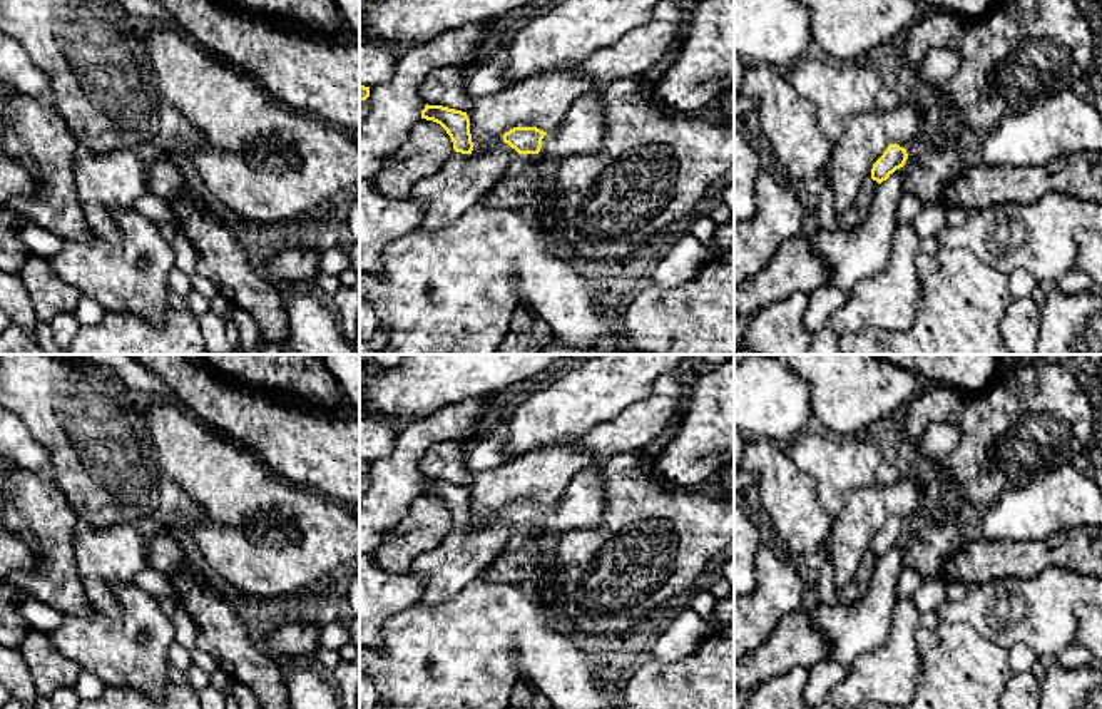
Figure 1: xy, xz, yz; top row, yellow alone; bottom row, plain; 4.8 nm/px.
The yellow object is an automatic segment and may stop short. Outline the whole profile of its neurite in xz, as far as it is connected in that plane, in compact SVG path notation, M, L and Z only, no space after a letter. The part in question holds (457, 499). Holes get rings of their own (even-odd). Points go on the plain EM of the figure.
M426 478L421 485L421 493L440 498L450 510L455 527L472 528L473 517L467 487Z

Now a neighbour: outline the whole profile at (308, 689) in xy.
M289 664L284 671L289 696L288 709L344 709L338 689L329 676L301 664Z

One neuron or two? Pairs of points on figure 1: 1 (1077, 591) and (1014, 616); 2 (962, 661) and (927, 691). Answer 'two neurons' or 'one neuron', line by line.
1: one neuron
2: one neuron

